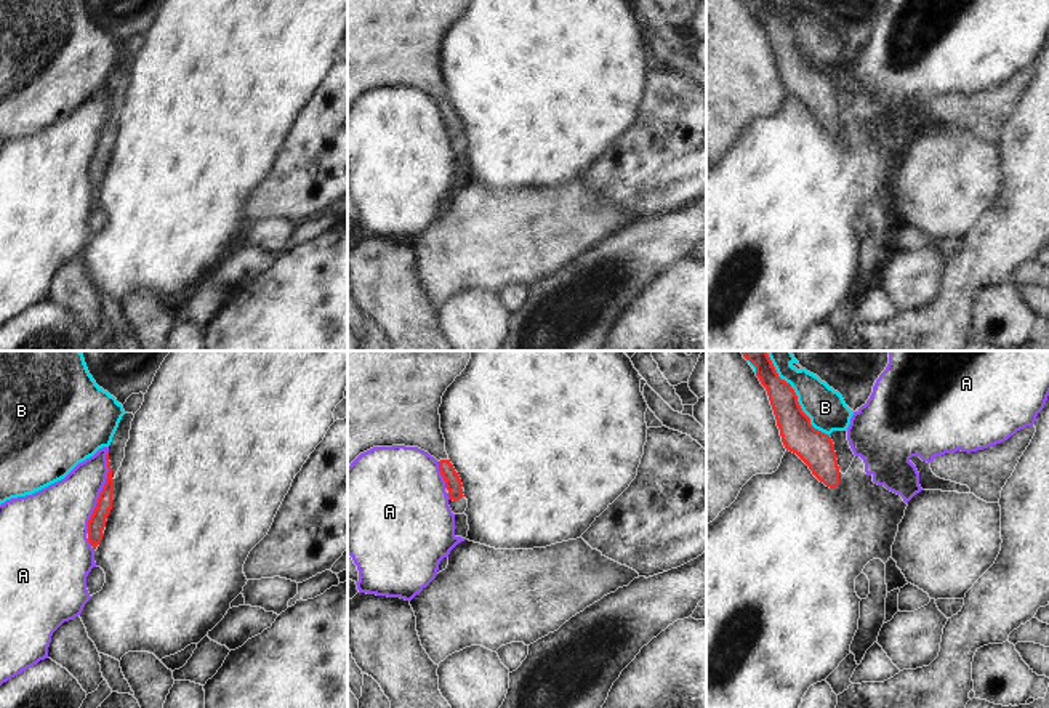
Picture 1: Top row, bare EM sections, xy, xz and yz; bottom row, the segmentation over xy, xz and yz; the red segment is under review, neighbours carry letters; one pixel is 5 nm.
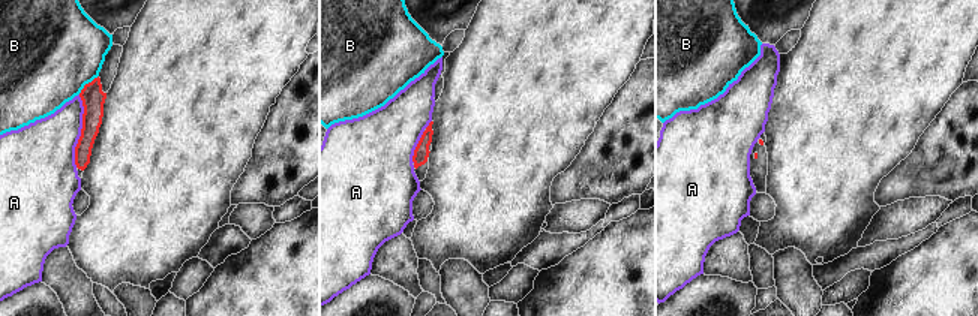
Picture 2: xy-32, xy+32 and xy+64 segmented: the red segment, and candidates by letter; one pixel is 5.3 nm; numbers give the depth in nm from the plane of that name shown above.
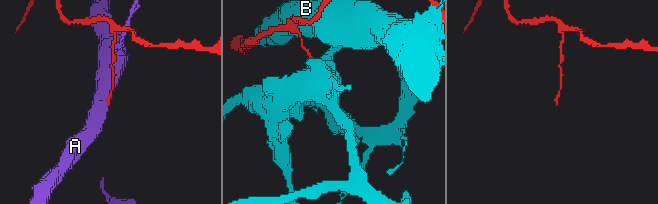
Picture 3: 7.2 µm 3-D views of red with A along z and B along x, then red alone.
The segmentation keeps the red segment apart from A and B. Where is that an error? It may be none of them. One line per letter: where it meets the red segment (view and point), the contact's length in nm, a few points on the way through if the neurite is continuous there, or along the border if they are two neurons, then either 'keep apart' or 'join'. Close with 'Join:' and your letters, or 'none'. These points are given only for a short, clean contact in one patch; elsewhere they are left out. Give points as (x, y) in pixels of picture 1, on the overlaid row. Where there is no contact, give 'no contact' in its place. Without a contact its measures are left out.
A: xy (101, 492) | 420 nm | along xy (108, 450), (106, 482), (88, 521), (87, 532) | keep apart
B: yz (796, 396) | 550 nm | keep apart
Join: none

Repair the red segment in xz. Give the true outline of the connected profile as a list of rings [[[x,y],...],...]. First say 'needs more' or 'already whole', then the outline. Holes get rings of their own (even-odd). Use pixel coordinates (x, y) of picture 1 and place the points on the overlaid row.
needs more | [[[440,460],[437,463],[439,463],[439,471],[445,481],[445,487],[447,487],[445,492],[450,498],[448,506],[450,506],[452,513],[464,514],[464,511],[468,508],[468,500],[463,495],[464,489],[463,489],[458,473],[455,471],[450,460]]]

